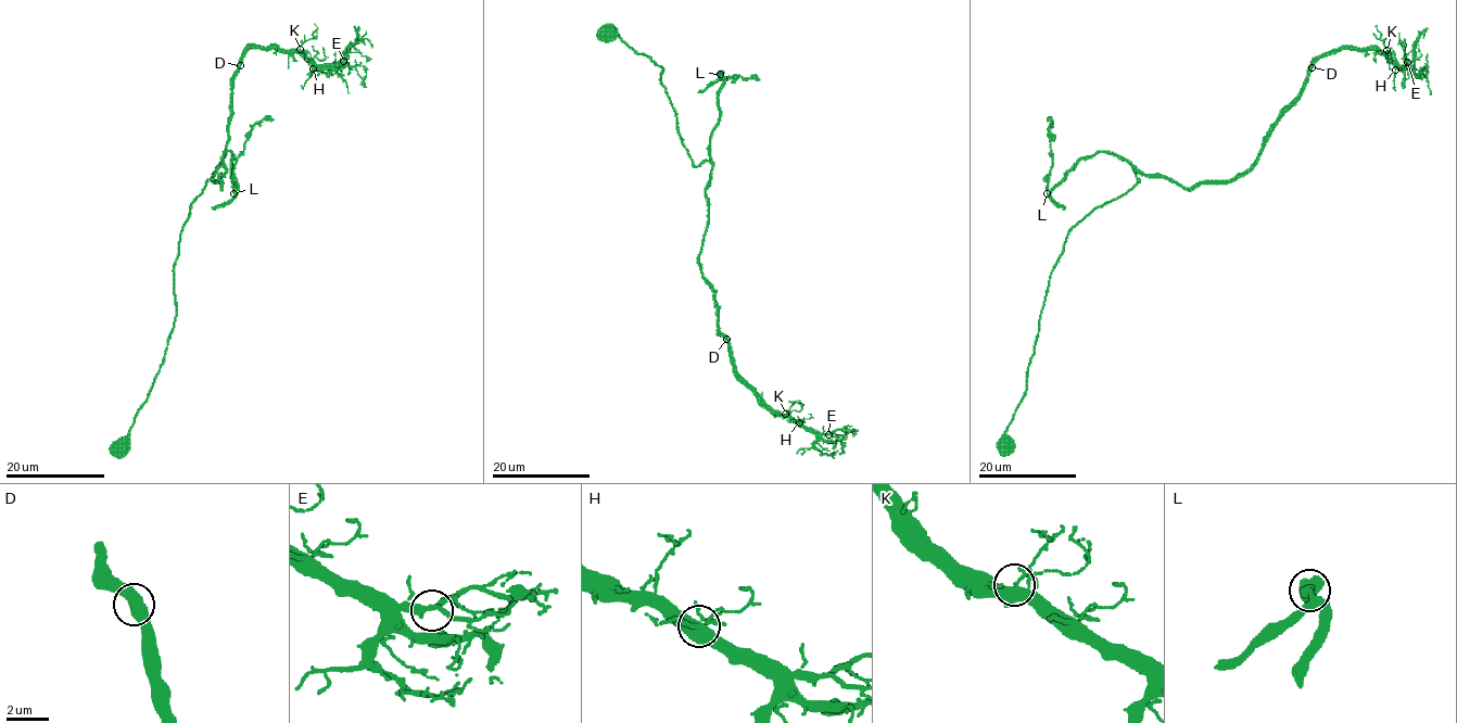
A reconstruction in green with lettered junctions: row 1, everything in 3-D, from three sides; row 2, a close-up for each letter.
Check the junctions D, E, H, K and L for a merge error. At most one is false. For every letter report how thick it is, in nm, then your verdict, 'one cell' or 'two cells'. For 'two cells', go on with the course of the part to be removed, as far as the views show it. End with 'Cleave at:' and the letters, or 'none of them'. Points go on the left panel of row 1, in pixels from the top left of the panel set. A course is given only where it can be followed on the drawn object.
D: 550 nm | one cell
E: 300 nm | one cell
H: 340 nm | one cell
K: 280 nm | one cell
L: 260 nm | one cell
Cleave at: none of them

